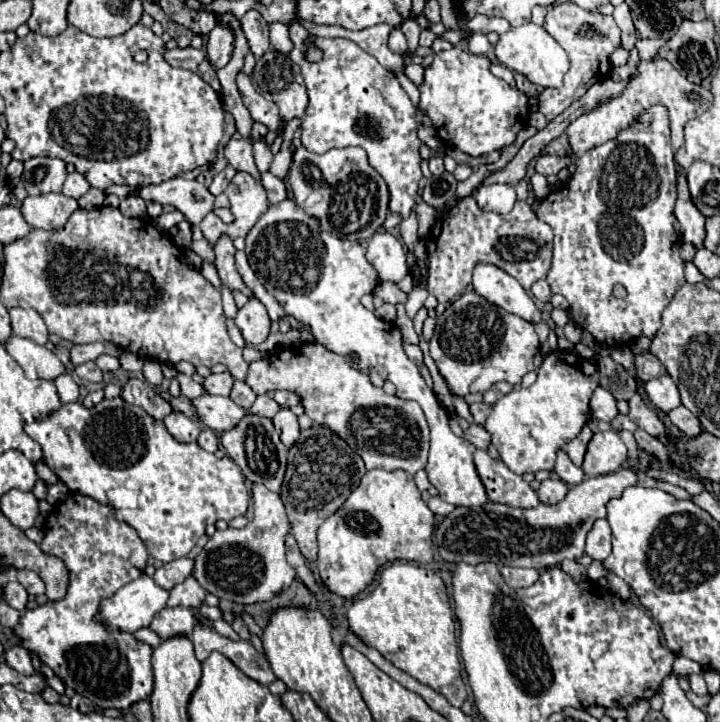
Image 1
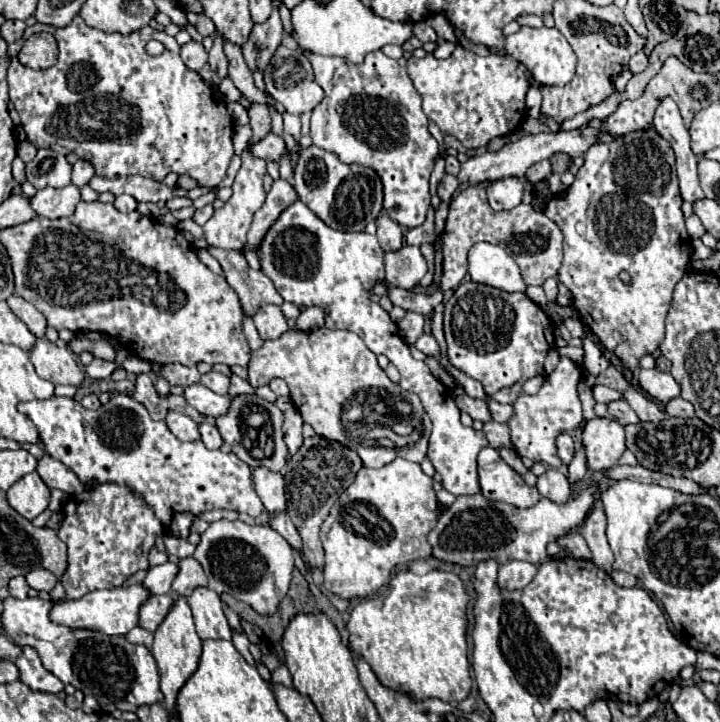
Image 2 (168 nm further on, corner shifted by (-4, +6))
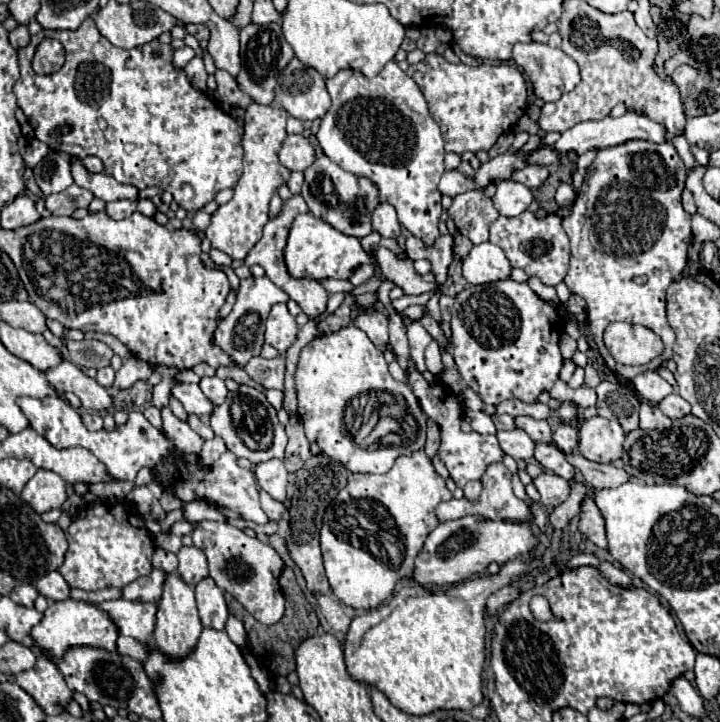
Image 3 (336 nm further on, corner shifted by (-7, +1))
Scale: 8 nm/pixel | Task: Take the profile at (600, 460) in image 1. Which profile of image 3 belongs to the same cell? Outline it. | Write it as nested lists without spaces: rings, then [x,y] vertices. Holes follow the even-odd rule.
[[[594,416],[584,420],[578,430],[578,450],[584,458],[600,464],[612,464],[622,456],[626,432],[616,420]]]

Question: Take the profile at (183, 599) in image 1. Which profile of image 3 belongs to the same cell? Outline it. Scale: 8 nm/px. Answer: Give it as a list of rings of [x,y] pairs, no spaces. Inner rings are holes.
[[[184,546],[178,552],[178,560],[180,560],[180,564],[178,564],[176,572],[188,586],[194,588],[202,578],[208,578],[206,556],[196,546]]]

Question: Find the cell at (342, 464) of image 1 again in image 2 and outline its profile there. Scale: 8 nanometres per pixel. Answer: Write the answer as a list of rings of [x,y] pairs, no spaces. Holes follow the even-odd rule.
[[[313,435],[303,441],[301,449],[287,459],[285,467],[285,485],[289,493],[287,501],[287,515],[291,517],[293,525],[297,527],[301,539],[303,539],[303,557],[309,567],[323,569],[323,547],[319,541],[319,527],[325,521],[331,505],[343,493],[351,481],[355,479],[355,473],[363,467],[359,461],[359,455],[337,441],[327,441],[319,435]]]

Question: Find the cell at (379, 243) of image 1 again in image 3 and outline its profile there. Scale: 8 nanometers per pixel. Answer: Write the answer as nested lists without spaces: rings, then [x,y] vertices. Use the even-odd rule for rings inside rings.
[[[382,202],[382,204],[374,210],[372,228],[374,228],[380,236],[398,238],[398,236],[400,236],[400,222],[398,222],[398,218],[396,218],[396,210],[394,210],[390,204],[384,204],[384,202]]]

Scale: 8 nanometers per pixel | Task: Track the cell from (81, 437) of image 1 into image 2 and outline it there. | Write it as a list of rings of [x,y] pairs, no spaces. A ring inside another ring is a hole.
[[[115,395],[111,397],[105,405],[101,405],[97,411],[87,411],[83,409],[75,399],[69,397],[49,397],[49,399],[35,399],[35,401],[25,401],[17,405],[19,413],[25,413],[33,425],[39,431],[39,437],[45,443],[45,451],[65,463],[71,471],[77,473],[77,477],[89,485],[89,483],[127,483],[135,489],[139,497],[147,501],[147,505],[153,507],[157,519],[163,523],[165,531],[177,537],[187,537],[189,527],[193,519],[199,517],[203,511],[211,509],[233,509],[239,513],[249,513],[251,517],[259,517],[265,507],[259,499],[259,495],[253,489],[253,479],[251,479],[251,469],[247,463],[243,463],[239,457],[233,453],[223,453],[223,451],[209,451],[203,441],[191,441],[183,443],[179,441],[165,421],[153,421],[147,409],[135,401],[129,395]]]

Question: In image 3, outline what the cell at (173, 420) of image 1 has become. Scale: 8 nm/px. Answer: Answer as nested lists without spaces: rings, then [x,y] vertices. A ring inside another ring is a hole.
[[[170,406],[162,408],[162,420],[164,420],[164,434],[176,444],[176,448],[180,448],[182,452],[200,452],[204,440],[180,418],[174,416],[174,412],[170,410]]]

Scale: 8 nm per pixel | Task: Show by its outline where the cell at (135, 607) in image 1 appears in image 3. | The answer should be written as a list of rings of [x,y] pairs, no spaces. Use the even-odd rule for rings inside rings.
[[[62,600],[62,602],[50,602],[44,618],[38,626],[32,628],[32,638],[36,640],[36,646],[54,658],[60,658],[70,646],[96,646],[104,650],[116,650],[116,640],[118,640],[118,626],[110,620],[110,616],[92,602],[82,602],[82,600]]]

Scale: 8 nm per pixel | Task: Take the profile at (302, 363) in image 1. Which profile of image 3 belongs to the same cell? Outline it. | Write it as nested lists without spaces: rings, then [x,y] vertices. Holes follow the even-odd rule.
[[[346,326],[338,332],[316,336],[300,352],[300,360],[294,372],[294,382],[298,394],[298,416],[304,424],[308,440],[316,442],[326,456],[342,462],[350,472],[384,474],[392,468],[398,456],[410,456],[412,452],[424,448],[426,420],[422,416],[416,396],[404,382],[396,382],[390,376],[384,354],[376,350],[376,346],[368,340],[368,336],[362,330]],[[370,390],[386,390],[392,396],[402,396],[406,400],[408,412],[418,422],[418,434],[414,442],[410,442],[408,446],[378,446],[376,450],[372,450],[372,448],[362,448],[362,442],[354,440],[354,432],[344,424],[346,406],[352,402],[352,398]]]

